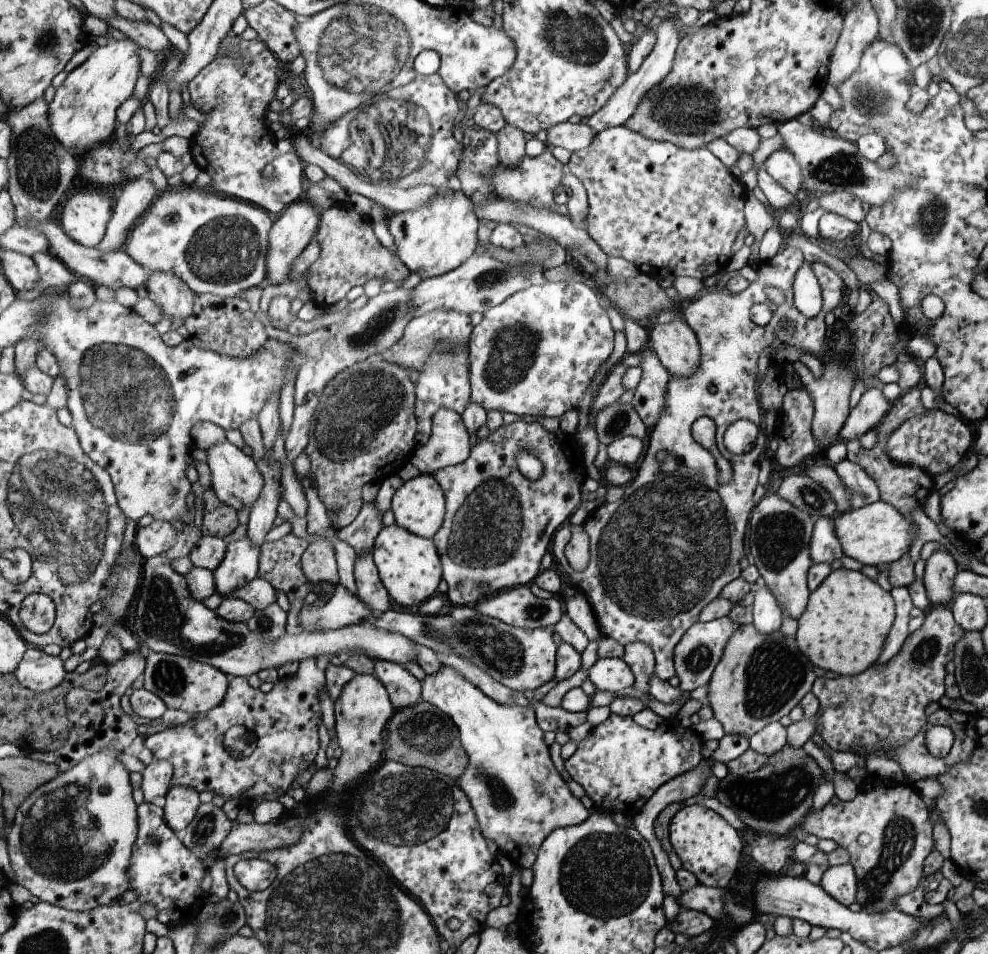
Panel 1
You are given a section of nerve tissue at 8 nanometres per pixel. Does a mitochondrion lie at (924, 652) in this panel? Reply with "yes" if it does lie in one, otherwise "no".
yes

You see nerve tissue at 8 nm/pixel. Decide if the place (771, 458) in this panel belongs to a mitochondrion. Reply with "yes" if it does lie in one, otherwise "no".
no

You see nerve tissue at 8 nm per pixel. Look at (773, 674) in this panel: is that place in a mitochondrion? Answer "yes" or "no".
yes

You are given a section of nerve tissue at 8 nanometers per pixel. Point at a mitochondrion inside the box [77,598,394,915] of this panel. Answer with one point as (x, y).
(168, 676)

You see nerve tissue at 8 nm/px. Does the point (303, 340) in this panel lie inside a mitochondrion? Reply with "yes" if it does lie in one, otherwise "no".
no

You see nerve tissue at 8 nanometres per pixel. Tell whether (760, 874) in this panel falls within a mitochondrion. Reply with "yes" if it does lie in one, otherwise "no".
no

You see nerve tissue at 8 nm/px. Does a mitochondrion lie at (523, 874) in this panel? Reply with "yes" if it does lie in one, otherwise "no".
no

